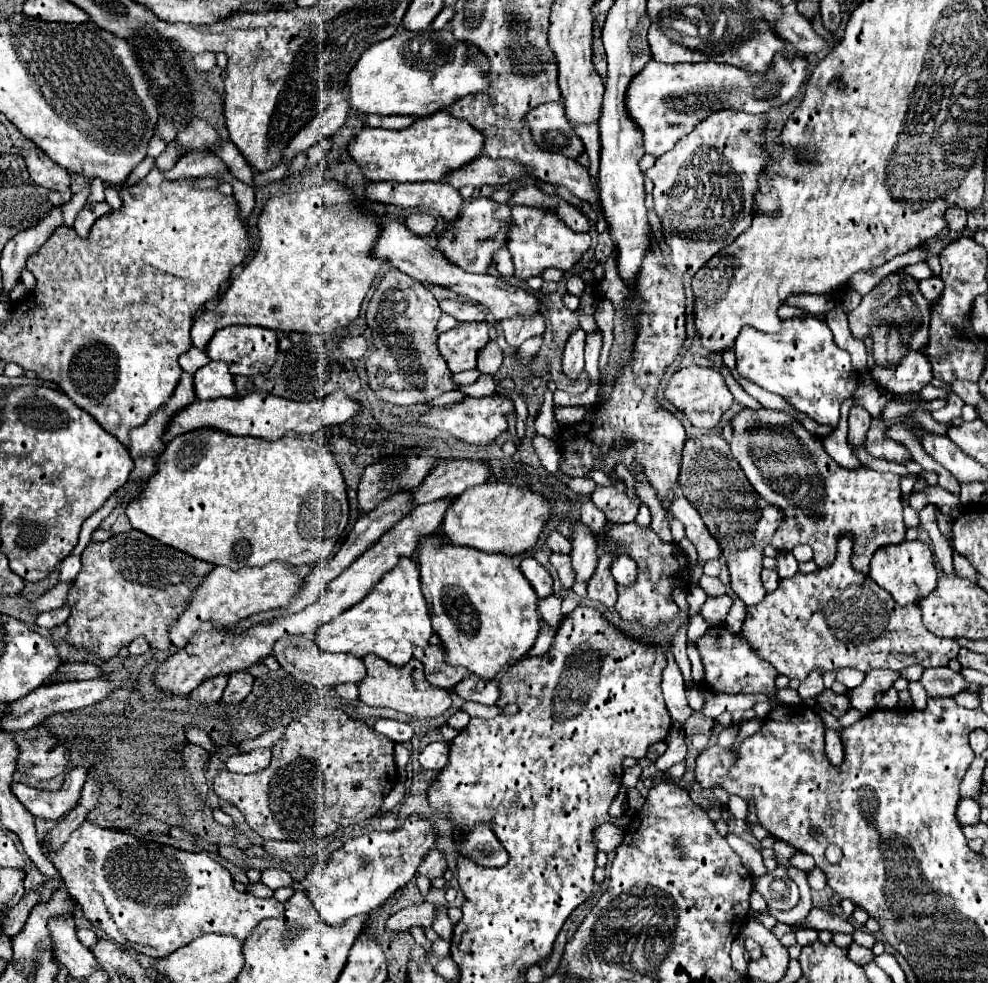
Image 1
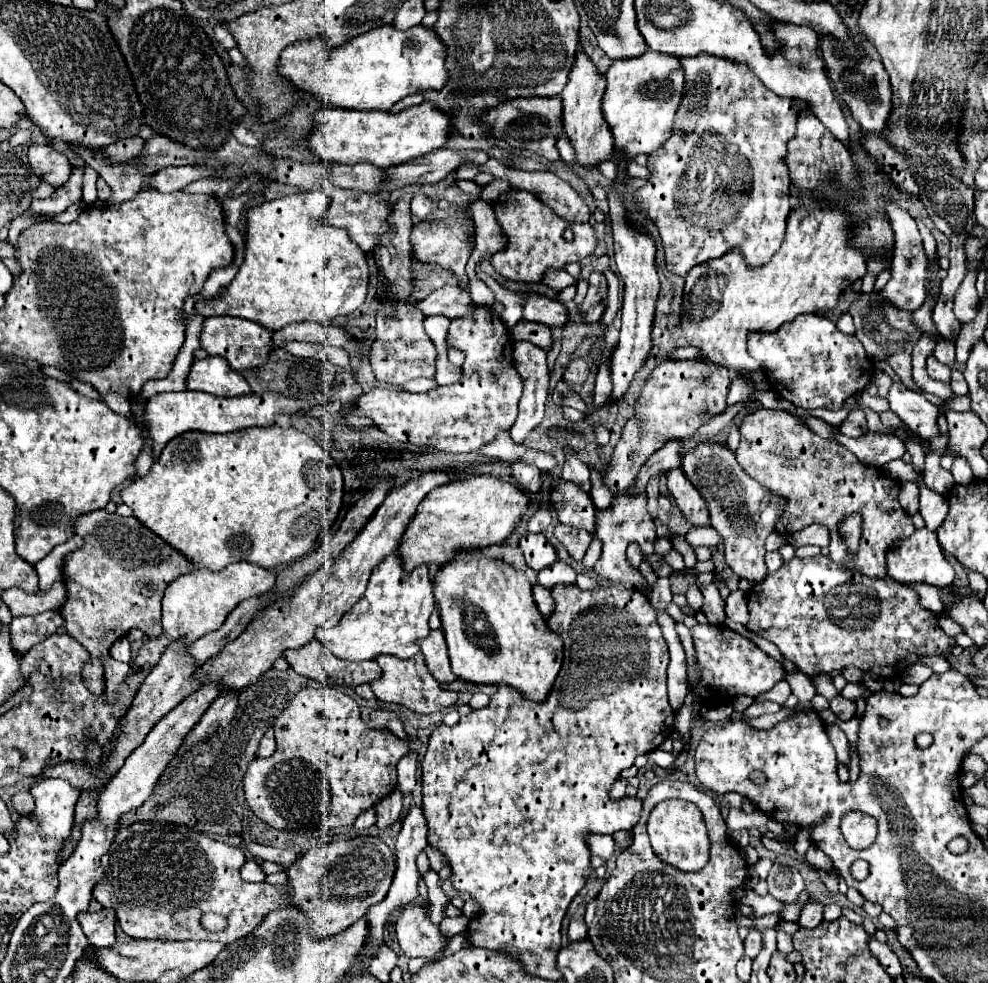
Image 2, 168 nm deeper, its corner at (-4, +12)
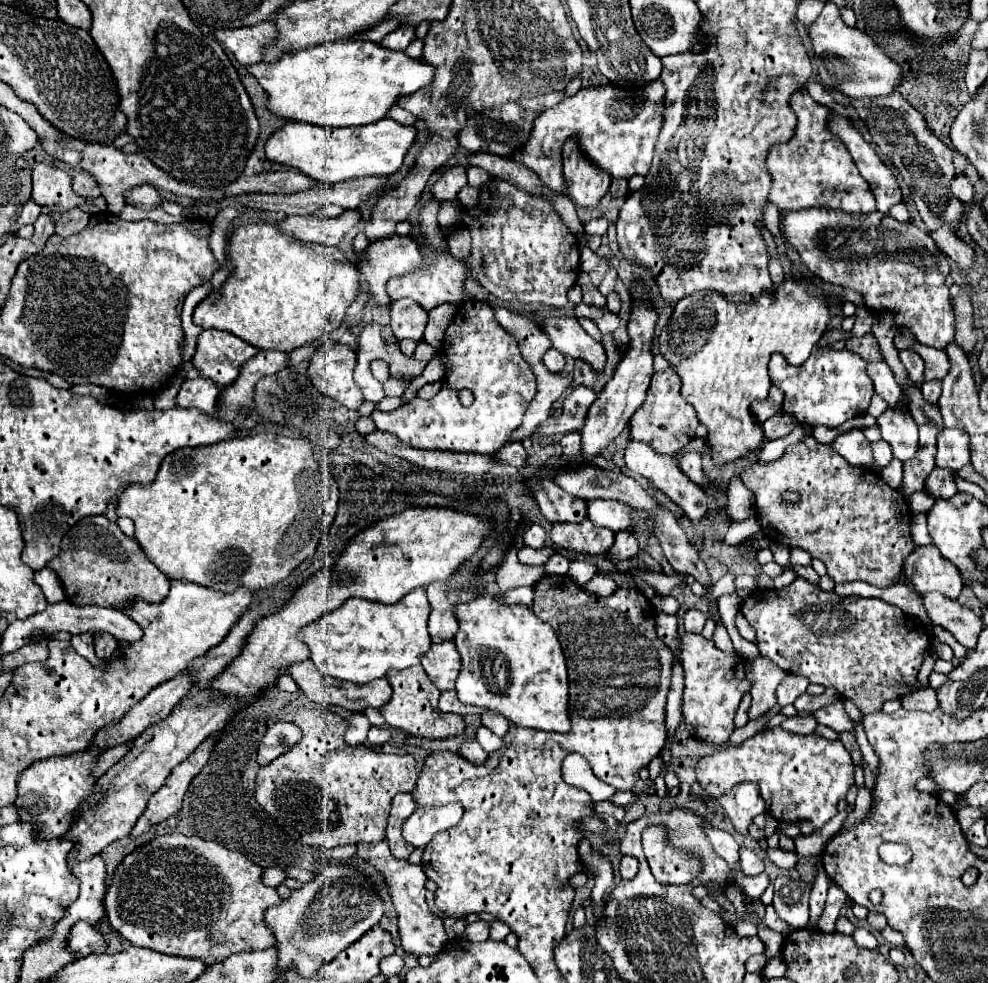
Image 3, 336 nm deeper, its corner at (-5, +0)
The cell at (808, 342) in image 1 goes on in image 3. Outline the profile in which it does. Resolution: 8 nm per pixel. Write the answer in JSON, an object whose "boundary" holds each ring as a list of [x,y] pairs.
{"boundary":[[[817,345],[815,353],[811,353],[811,357],[799,367],[791,367],[783,357],[779,357],[779,353],[775,353],[769,361],[769,375],[773,385],[785,393],[783,411],[787,415],[809,427],[825,425],[833,429],[847,419],[867,411],[875,391],[871,379],[865,373],[865,367],[865,361],[847,349],[833,351],[829,347]]]}

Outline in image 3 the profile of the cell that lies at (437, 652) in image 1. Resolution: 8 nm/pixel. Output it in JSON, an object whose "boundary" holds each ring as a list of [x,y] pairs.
{"boundary":[[[453,641],[433,643],[431,649],[421,657],[421,665],[431,681],[441,689],[455,689],[455,679],[461,671],[461,657]]]}

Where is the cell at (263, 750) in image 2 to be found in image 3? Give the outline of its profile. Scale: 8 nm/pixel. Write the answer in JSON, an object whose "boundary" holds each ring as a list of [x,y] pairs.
{"boundary":[[[277,721],[273,723],[259,749],[257,749],[257,763],[259,765],[269,765],[271,761],[275,761],[279,755],[287,753],[291,747],[295,747],[301,739],[301,731],[295,723],[285,723],[285,721]]]}

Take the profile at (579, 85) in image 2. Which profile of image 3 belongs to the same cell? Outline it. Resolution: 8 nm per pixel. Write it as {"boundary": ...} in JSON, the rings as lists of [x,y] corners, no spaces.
{"boundary":[[[567,141],[563,147],[563,177],[567,183],[567,195],[577,207],[595,209],[601,197],[609,191],[611,179],[607,173],[599,173],[593,165],[587,165],[583,157],[579,157],[579,149]]]}

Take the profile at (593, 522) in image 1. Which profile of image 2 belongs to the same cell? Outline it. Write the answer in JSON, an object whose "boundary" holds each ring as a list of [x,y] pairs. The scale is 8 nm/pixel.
{"boundary":[[[566,451],[566,463],[564,463],[564,471],[562,477],[566,481],[574,481],[578,483],[578,487],[582,487],[586,493],[590,493],[592,489],[592,481],[590,481],[590,469],[570,451]]]}

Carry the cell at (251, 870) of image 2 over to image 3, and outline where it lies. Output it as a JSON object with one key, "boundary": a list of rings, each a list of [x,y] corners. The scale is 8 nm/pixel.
{"boundary":[[[267,869],[263,873],[263,883],[269,887],[279,887],[285,883],[285,879],[287,879],[287,875],[283,869]]]}

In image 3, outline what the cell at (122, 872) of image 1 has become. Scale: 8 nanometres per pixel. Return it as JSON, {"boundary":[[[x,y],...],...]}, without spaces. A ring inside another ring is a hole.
{"boundary":[[[171,833],[171,835],[163,835],[163,837],[155,837],[153,841],[149,841],[147,845],[139,847],[137,851],[133,851],[131,855],[127,855],[123,859],[123,863],[117,867],[115,875],[113,875],[113,883],[111,883],[111,889],[107,891],[107,897],[105,897],[105,911],[107,911],[107,919],[111,923],[111,927],[123,937],[127,939],[131,945],[135,947],[145,947],[145,949],[151,949],[151,951],[159,951],[159,953],[165,953],[165,955],[177,955],[177,957],[187,957],[187,959],[201,959],[207,967],[209,965],[215,965],[215,963],[221,963],[225,961],[227,957],[231,957],[233,953],[241,953],[241,951],[257,951],[257,949],[269,949],[275,941],[275,937],[271,937],[271,933],[267,933],[267,927],[263,927],[263,913],[273,907],[273,905],[279,905],[283,899],[279,897],[277,889],[275,887],[267,887],[263,881],[263,869],[253,863],[249,857],[245,857],[243,853],[239,851],[231,851],[215,841],[205,841],[201,837],[185,837],[181,833]],[[213,931],[221,931],[227,941],[225,943],[215,943],[211,933]]]}

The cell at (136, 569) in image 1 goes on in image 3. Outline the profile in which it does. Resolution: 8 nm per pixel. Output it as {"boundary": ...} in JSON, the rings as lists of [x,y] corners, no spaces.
{"boundary":[[[89,515],[75,523],[61,541],[61,553],[47,567],[59,575],[67,599],[79,607],[99,605],[119,609],[135,597],[159,603],[169,593],[169,579],[147,559],[139,543],[125,537],[119,525],[111,523],[105,515]]]}

